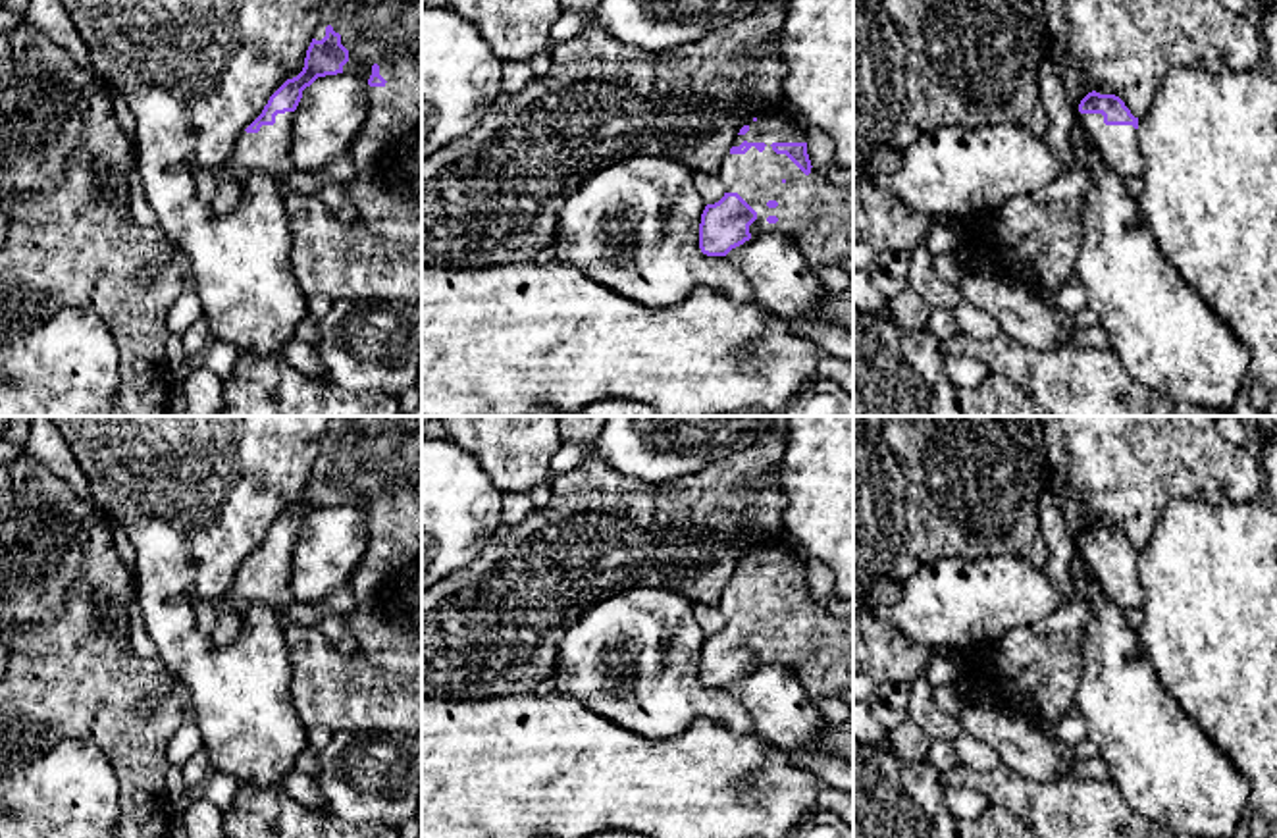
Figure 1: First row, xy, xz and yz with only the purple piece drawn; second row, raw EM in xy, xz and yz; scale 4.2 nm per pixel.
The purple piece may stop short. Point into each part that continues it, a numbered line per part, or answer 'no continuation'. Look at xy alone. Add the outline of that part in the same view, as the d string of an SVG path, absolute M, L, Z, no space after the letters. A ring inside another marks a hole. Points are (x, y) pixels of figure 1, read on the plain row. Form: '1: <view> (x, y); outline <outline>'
1: xy (266, 582); outline M277 545L275 555L262 557L258 564L243 563L233 588L218 607L241 615L256 603L275 609L295 603L289 589L293 545Z
2: xy (378, 688); outline M331 416L320 441L316 472L326 468L327 457L349 482L343 505L356 505L368 514L378 495L387 514L368 516L368 549L347 580L356 609L345 618L358 649L341 653L318 628L285 624L293 668L289 692L306 728L327 726L333 732L385 738L410 734L422 740L422 626L410 630L393 624L376 607L385 589L406 589L406 570L422 557L422 416Z

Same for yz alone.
1: yz (1118, 575); outline M1082 545L1094 578L1121 609L1140 609L1144 601L1133 557L1106 557L1102 545Z

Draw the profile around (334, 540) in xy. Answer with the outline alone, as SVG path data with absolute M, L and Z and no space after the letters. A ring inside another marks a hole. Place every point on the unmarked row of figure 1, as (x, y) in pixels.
M356 505L318 509L293 545L289 589L306 605L345 584L368 549L368 514Z

